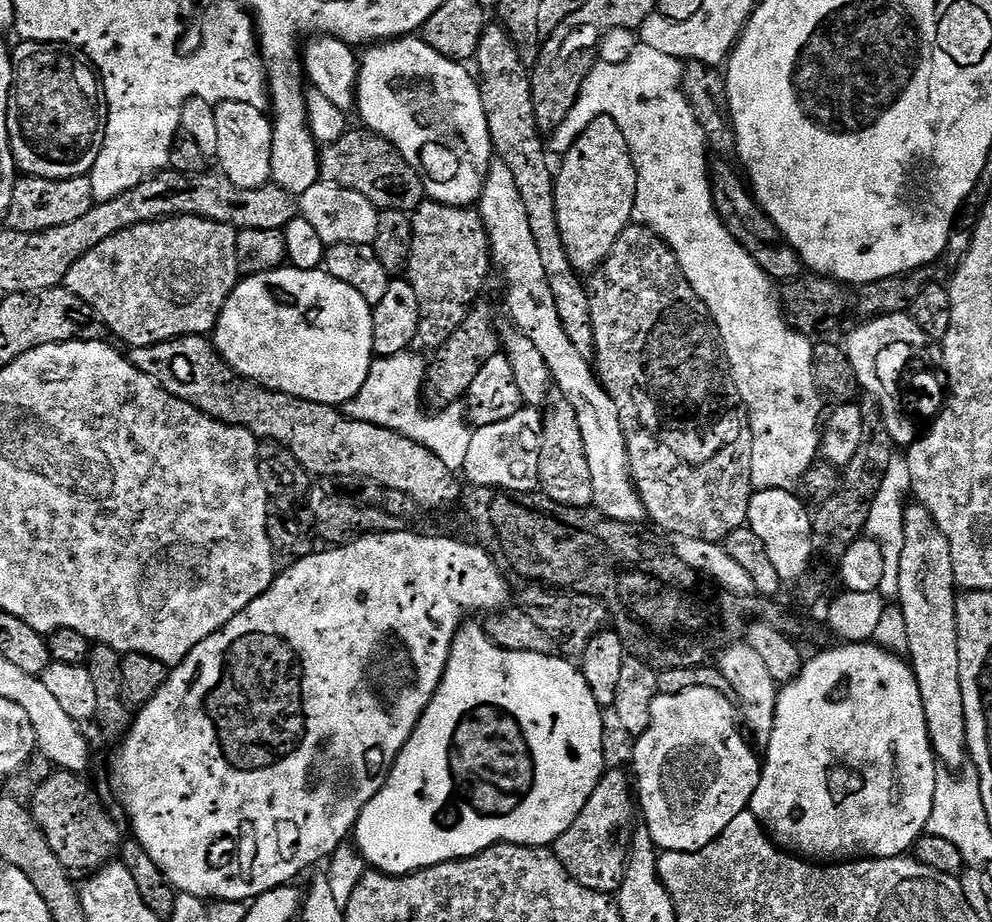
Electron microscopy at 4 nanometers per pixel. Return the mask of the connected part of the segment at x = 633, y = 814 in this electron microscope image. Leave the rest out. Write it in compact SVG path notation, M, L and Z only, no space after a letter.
M605 771L598 786L594 786L594 794L590 794L586 806L582 806L582 814L574 818L572 825L556 839L554 845L556 857L560 859L567 872L582 886L595 892L619 893L626 874L628 853L632 847L632 833L638 824L638 808L634 803L634 788L630 783L629 773L625 772Z

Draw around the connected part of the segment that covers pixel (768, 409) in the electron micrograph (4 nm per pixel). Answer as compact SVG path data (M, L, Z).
M645 44L637 46L634 54L626 58L626 62L593 63L580 91L580 101L572 107L570 114L566 114L566 122L562 122L562 126L551 132L550 148L557 154L569 152L580 137L582 125L594 122L594 118L599 116L609 116L614 118L614 122L618 122L622 134L626 134L626 142L632 147L638 178L632 219L661 236L678 258L678 266L682 266L686 282L694 286L694 294L702 298L702 302L710 310L712 321L720 330L720 342L724 346L726 363L740 403L747 411L748 408L752 411L749 416L747 413L746 424L752 442L750 474L753 489L792 490L803 481L820 451L821 433L818 429L822 424L822 396L816 386L816 376L812 373L814 344L809 337L797 332L786 322L782 300L777 295L777 285L764 273L762 266L758 266L758 262L754 262L754 258L750 258L750 254L742 250L742 246L732 237L730 230L726 230L722 218L716 213L712 201L712 182L708 179L710 149L708 141L704 139L702 126L698 126L698 118L694 118L694 110L690 110L690 102L684 97L683 79L681 61L670 54L650 50L650 46Z

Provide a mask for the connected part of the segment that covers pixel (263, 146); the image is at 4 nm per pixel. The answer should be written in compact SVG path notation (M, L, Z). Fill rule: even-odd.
M224 102L215 105L218 122L218 150L215 159L220 160L219 171L229 182L239 188L260 188L272 178L272 122L261 109L246 102Z

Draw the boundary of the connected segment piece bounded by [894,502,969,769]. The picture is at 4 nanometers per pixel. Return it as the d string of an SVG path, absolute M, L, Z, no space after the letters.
M912 502L904 509L904 545L902 546L902 562L900 563L900 573L894 577L894 584L900 591L900 612L904 615L904 632L908 635L908 652L912 673L916 676L918 682L918 690L922 694L922 710L926 710L926 726L930 734L930 742L932 743L932 751L936 753L936 759L941 765L944 764L948 768L965 767L968 755L968 735L966 734L966 718L964 717L964 703L962 702L962 682L958 678L958 626L956 625L956 597L958 595L958 585L956 583L956 575L954 574L954 562L950 558L950 544L946 542L946 538L942 534L942 530L938 530L938 526L934 522L934 518L930 514L930 510L926 510L923 504Z

